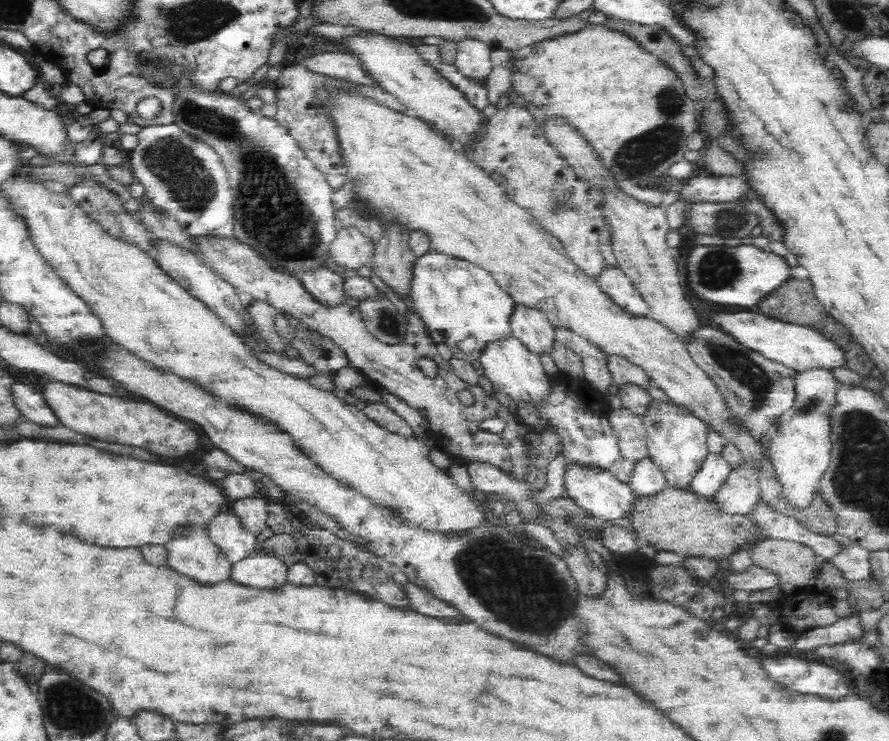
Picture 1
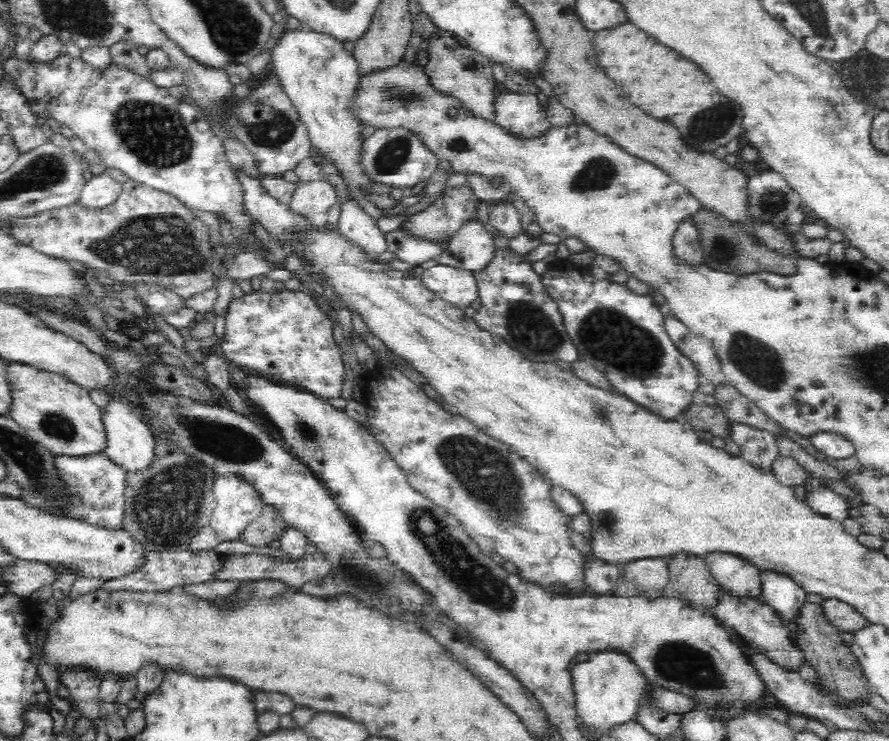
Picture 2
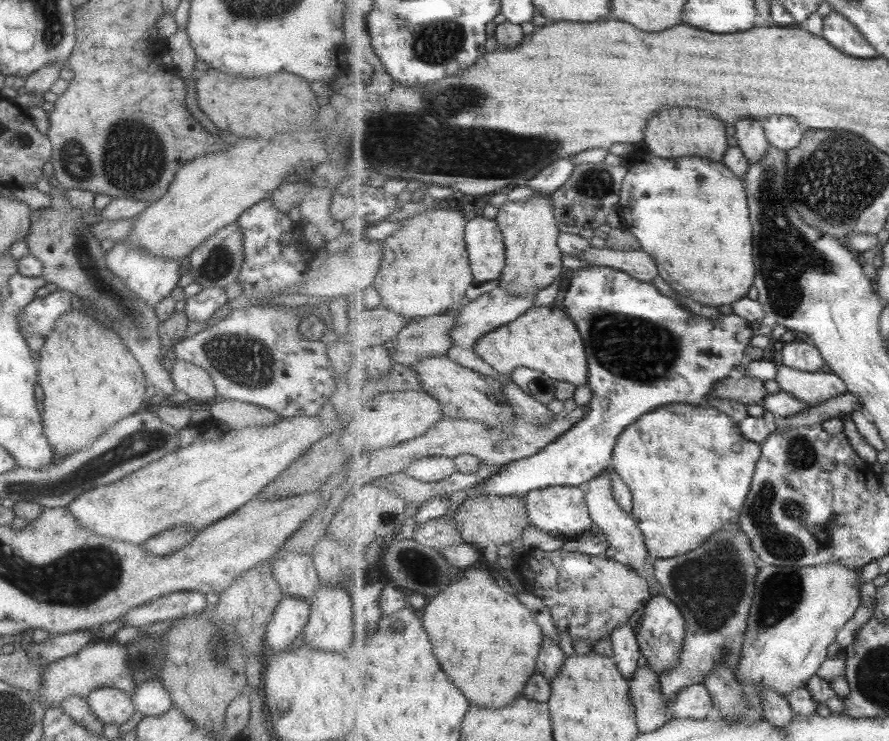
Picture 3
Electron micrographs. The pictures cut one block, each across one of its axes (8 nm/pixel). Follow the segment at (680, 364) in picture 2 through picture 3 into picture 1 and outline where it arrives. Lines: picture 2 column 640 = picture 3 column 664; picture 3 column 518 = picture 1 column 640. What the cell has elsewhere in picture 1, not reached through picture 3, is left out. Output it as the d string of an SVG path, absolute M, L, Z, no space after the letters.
M649 457L636 462L632 476L627 480L634 495L647 497L667 487L667 482L660 467Z

